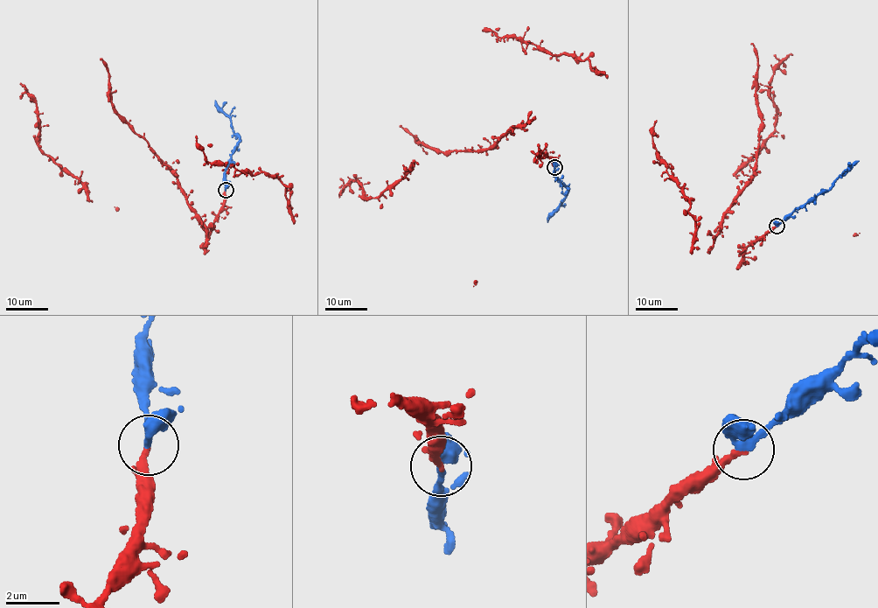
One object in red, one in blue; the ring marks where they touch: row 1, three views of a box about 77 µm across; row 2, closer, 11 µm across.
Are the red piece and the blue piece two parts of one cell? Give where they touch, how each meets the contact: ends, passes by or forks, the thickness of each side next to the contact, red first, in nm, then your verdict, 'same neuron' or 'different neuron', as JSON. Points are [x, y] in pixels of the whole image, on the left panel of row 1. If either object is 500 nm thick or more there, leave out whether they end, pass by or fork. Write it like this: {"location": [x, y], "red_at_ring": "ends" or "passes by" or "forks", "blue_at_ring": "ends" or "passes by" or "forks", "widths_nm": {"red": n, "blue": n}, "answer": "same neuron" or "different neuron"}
{"location": [226, 190], "red_at_ring": "ends", "blue_at_ring": "passes by", "widths_nm": {"red": 280, "blue": 280}, "answer": "same neuron"}

